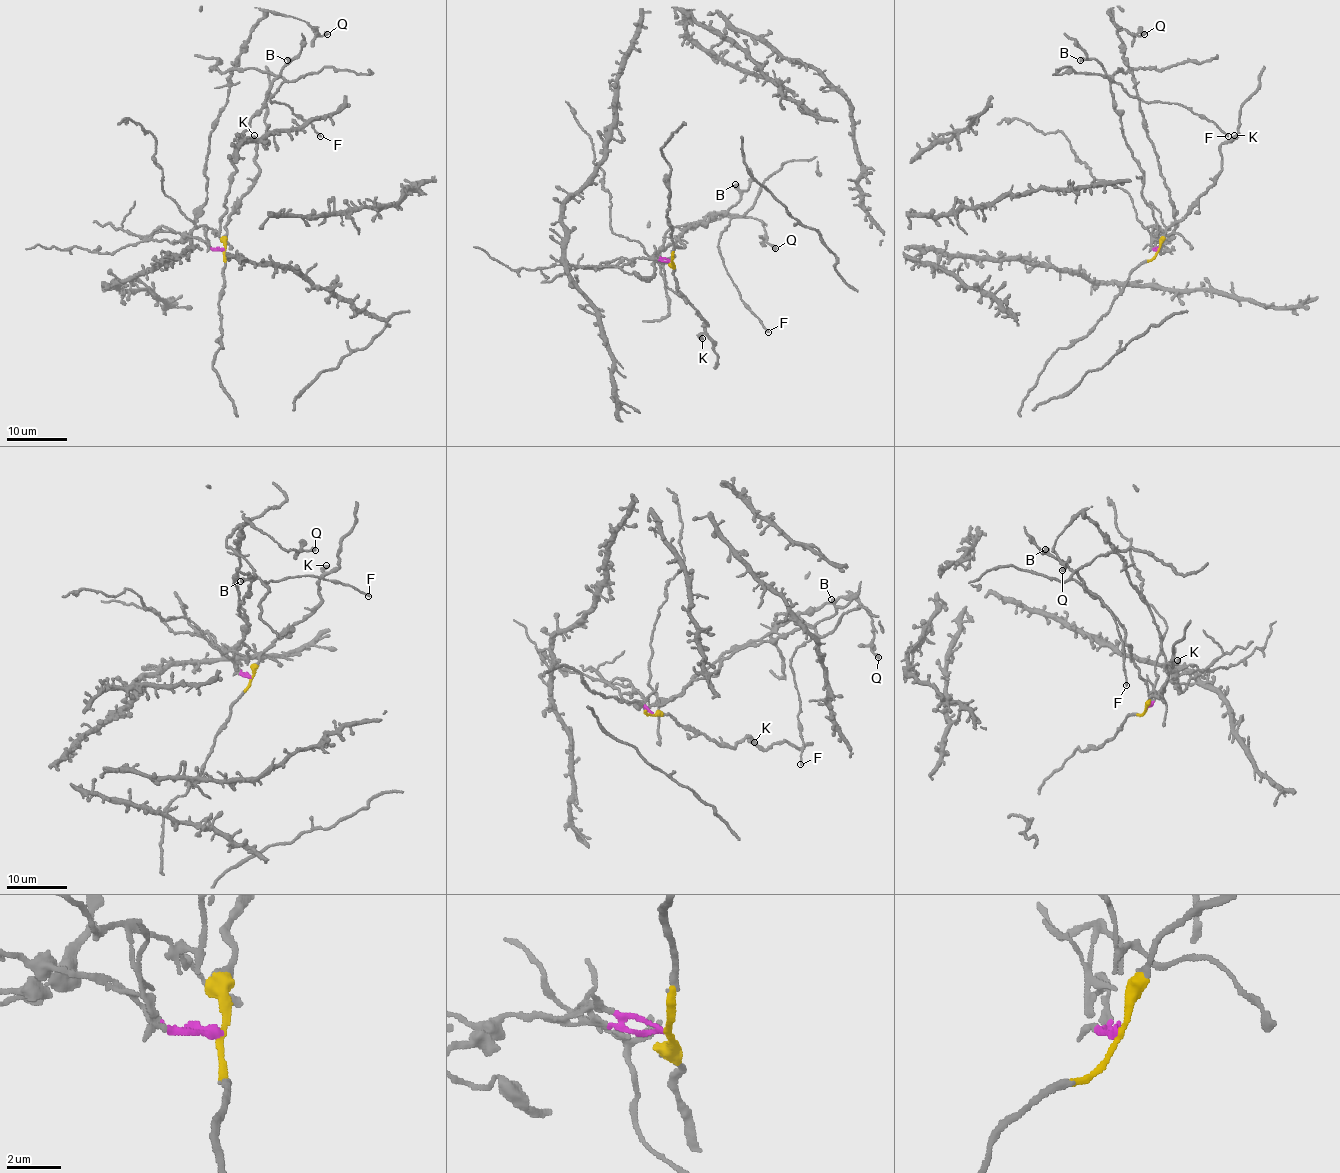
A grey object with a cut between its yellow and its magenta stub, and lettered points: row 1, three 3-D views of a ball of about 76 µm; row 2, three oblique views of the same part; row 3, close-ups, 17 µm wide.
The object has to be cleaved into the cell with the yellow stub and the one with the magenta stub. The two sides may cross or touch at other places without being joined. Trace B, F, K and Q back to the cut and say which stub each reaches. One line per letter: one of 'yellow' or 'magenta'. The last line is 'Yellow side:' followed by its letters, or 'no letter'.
B: magenta
F: magenta
K: yellow
Q: magenta
Yellow side: K

